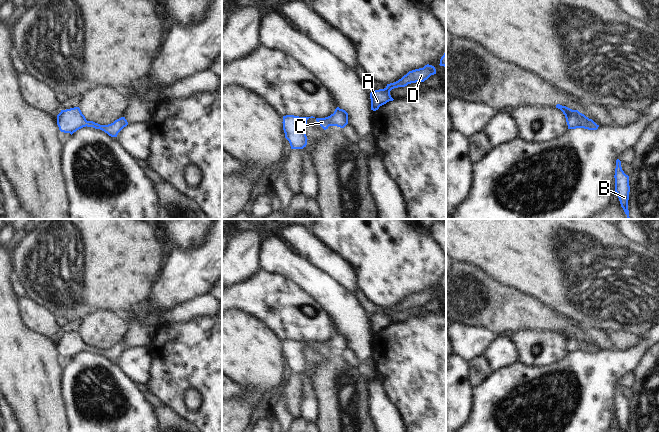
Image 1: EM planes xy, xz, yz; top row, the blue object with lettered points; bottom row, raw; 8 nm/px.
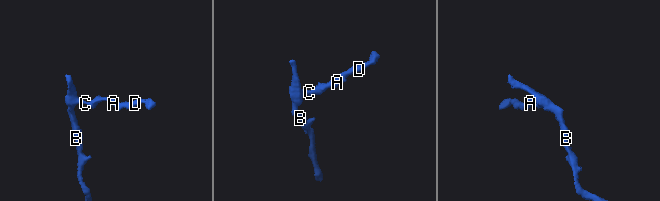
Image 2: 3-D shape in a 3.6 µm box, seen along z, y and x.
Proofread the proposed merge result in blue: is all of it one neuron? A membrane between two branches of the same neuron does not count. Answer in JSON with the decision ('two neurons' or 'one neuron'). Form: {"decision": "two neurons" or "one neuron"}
{"decision": "one neuron"}

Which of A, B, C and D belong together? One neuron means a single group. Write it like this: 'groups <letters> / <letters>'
groups A B C D

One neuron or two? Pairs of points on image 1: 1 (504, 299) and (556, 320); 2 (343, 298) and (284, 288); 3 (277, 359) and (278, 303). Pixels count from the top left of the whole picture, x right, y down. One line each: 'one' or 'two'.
1: one
2: two
3: two

